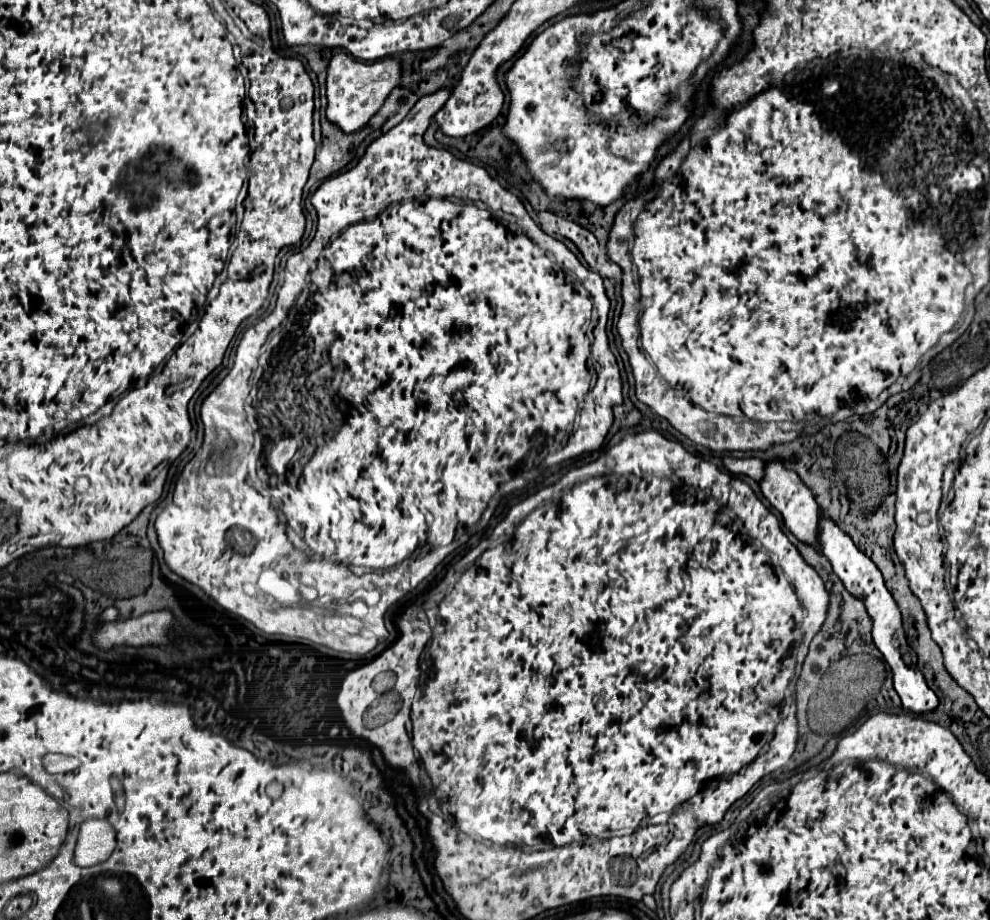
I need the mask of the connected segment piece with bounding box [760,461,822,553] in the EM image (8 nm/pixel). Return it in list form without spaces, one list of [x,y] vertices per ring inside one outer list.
[[[772,461],[772,463],[766,463],[764,479],[760,483],[760,489],[762,489],[764,497],[770,501],[770,505],[776,511],[780,511],[780,515],[784,519],[784,525],[792,531],[792,535],[798,541],[802,541],[806,545],[812,545],[816,549],[816,553],[822,553],[822,547],[818,547],[818,519],[820,519],[820,509],[818,509],[818,503],[814,501],[814,495],[802,483],[802,479],[794,471],[786,471],[780,461]]]

